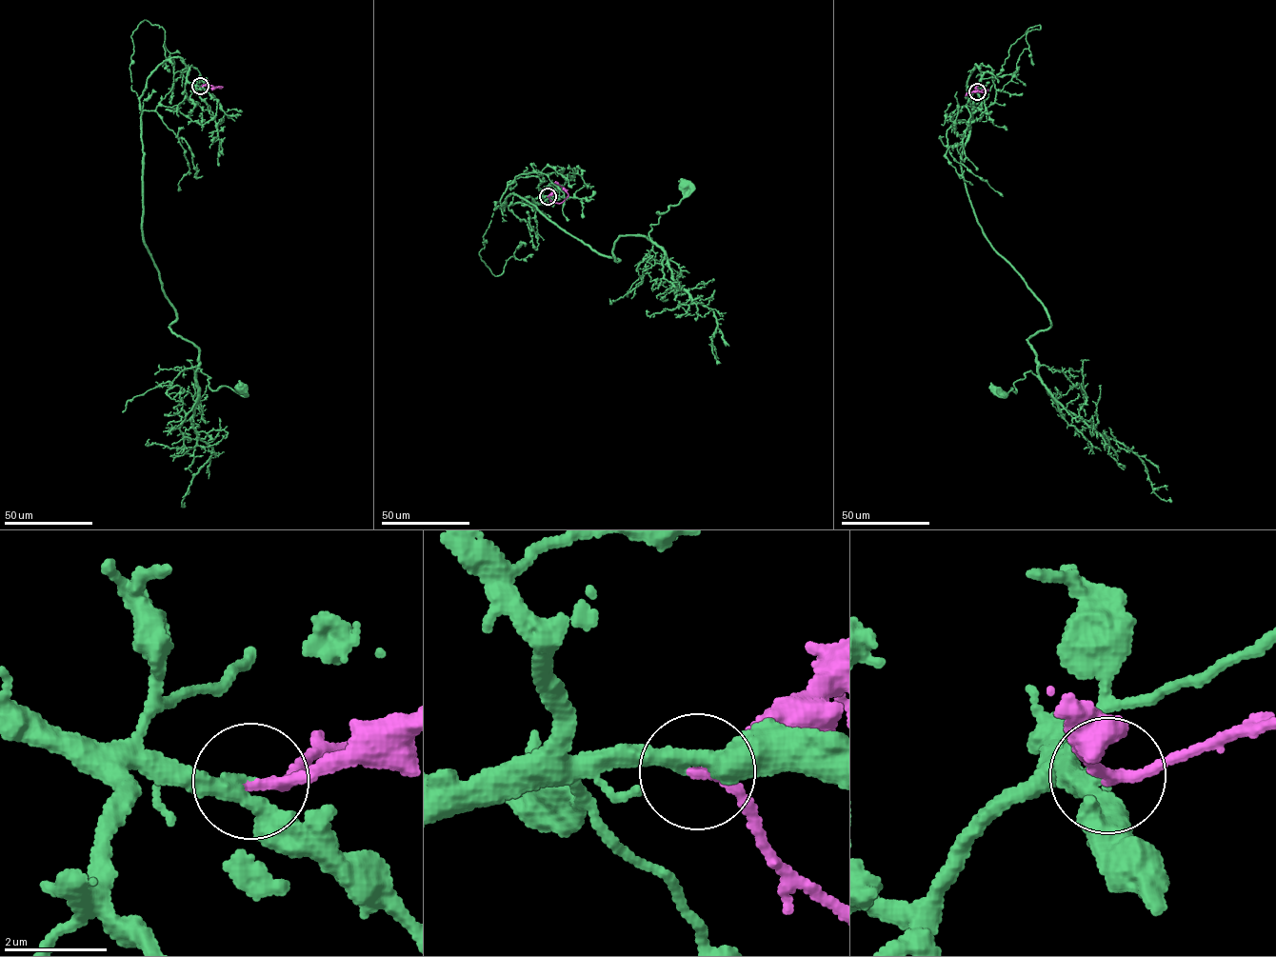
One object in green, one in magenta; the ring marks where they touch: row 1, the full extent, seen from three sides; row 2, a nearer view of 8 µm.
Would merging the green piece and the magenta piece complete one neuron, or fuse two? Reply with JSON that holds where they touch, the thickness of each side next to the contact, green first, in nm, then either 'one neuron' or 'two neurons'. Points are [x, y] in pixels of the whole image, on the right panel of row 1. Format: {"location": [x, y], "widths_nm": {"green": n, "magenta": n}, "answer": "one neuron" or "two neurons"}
{"location": [977, 91], "widths_nm": {"green": 240, "magenta": 190}, "answer": "one neuron"}

